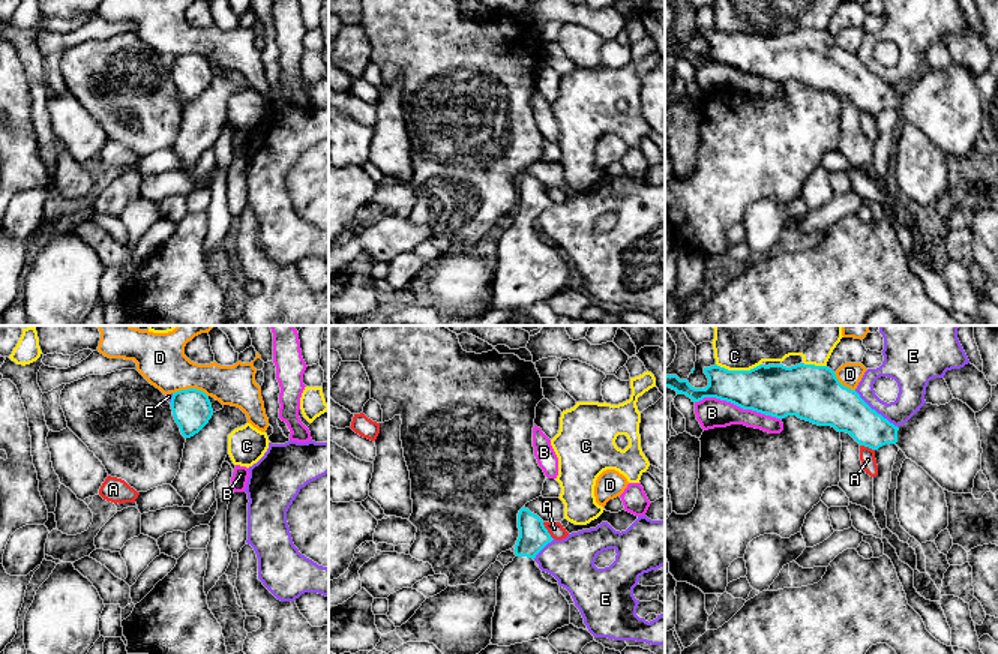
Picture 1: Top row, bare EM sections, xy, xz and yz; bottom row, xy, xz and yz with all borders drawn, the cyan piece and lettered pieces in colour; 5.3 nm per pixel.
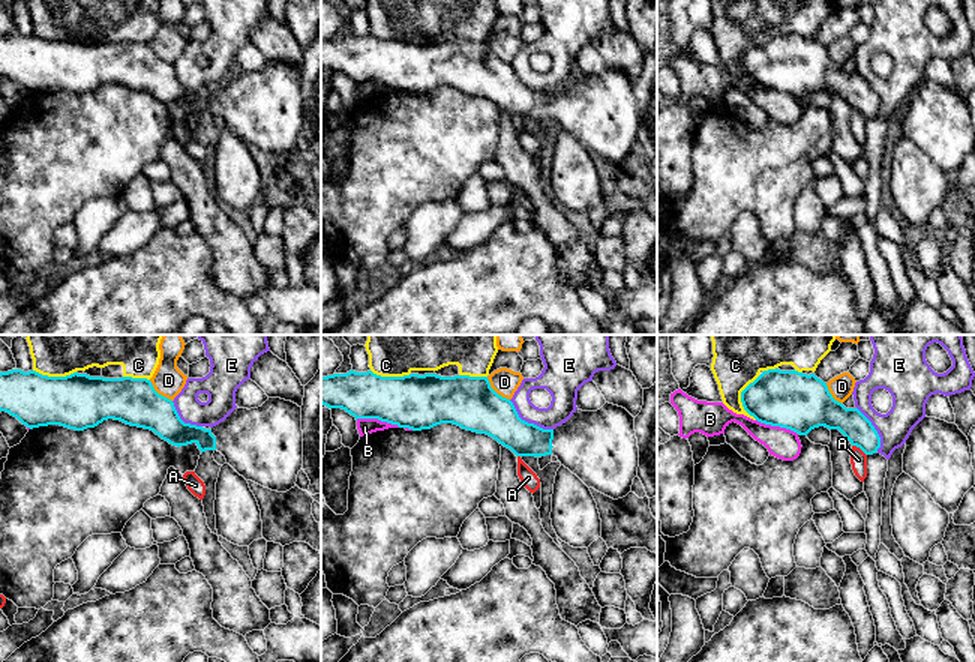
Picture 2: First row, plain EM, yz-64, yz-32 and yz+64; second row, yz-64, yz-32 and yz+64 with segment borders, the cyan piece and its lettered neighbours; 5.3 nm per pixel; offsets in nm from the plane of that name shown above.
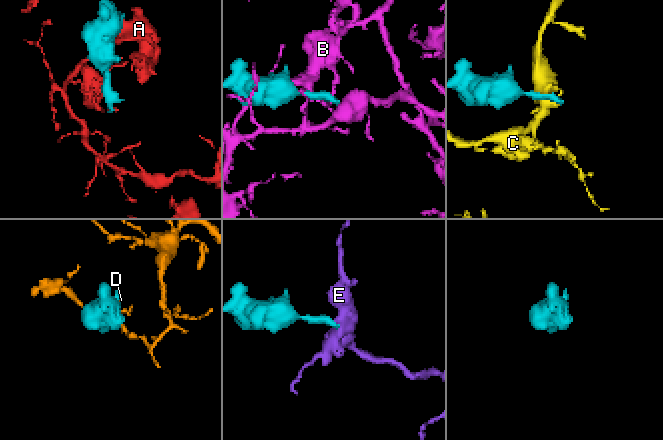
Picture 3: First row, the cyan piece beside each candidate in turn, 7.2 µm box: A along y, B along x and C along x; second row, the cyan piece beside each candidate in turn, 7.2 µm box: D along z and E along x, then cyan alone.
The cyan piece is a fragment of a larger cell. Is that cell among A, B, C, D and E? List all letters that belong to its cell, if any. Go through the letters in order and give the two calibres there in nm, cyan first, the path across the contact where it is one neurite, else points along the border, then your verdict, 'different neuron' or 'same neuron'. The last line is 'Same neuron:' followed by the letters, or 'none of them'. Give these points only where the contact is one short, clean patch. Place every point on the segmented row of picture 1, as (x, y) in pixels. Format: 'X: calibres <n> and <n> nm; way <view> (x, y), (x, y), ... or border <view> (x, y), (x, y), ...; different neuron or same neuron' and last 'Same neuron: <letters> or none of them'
A: calibres 160 and 80 nm; border xz (542, 522), (553, 539); different neuron
B: calibres 280 and 160 nm; different neuron
C: calibres 280 and 400 nm; different neuron
D: calibres 200 and 260 nm; border xy (173, 392), (195, 389), (207, 396); different neuron
E: calibres 240 and 160 nm; border yz (854, 390), (898, 428); different neuron
Same neuron: none of them

